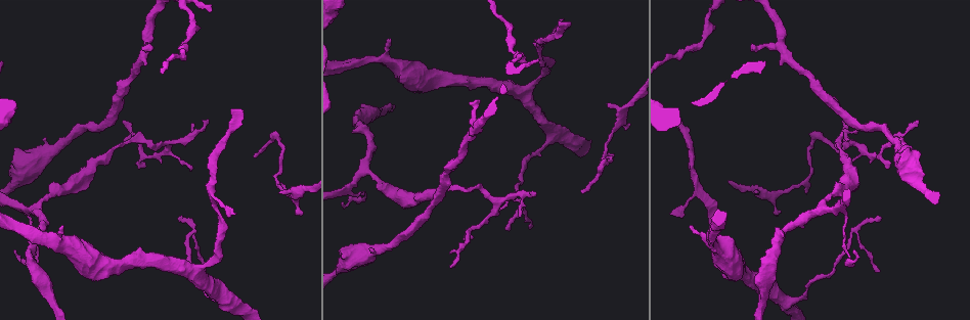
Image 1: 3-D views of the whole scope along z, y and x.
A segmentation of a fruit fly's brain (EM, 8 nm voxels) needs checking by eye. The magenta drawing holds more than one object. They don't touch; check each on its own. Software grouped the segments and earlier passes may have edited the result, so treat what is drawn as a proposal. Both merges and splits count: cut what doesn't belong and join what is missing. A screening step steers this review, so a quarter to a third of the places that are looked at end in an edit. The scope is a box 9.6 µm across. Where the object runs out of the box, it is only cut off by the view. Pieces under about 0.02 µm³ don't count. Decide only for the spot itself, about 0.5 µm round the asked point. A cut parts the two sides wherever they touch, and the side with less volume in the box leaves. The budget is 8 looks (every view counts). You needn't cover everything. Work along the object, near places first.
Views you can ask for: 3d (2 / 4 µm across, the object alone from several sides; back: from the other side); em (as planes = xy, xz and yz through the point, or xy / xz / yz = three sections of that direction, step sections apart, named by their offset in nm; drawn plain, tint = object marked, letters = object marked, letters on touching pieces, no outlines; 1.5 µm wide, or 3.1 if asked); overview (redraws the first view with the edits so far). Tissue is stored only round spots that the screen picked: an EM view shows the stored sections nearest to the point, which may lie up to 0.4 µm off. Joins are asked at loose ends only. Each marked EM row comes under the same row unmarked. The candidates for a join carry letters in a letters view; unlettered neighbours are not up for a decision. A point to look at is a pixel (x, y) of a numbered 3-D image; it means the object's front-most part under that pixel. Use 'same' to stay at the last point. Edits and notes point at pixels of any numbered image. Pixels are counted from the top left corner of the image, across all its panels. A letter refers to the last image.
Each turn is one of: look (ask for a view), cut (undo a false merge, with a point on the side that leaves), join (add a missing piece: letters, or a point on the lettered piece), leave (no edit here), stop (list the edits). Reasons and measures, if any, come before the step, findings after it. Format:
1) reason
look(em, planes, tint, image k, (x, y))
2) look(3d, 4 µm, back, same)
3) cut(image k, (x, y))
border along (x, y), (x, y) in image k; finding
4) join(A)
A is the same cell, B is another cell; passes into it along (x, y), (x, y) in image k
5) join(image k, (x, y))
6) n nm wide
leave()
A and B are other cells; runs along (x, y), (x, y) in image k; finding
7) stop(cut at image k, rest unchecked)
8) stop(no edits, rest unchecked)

free end
look(3d, 2 µm, image 1, (241, 109))

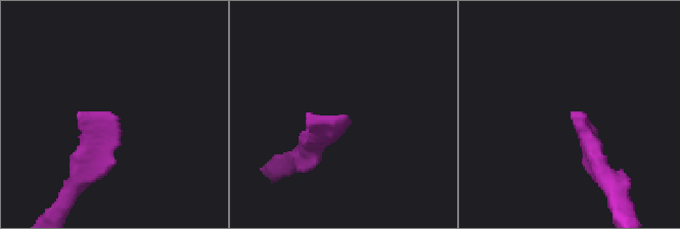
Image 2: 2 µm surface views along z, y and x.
shape alone is not enough
look(em, planes, letters, image 2, (118, 117))

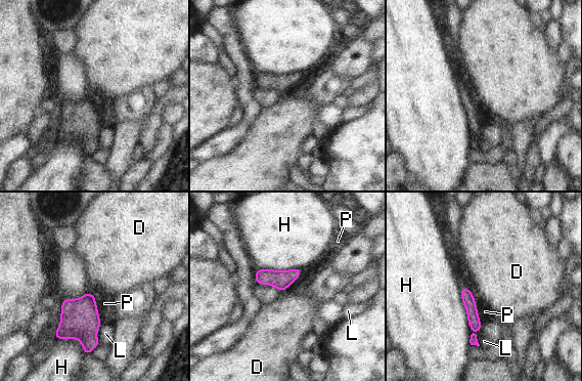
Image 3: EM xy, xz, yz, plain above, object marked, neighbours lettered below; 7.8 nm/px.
leave()
D, H, L and P are other cells; runs along (462, 290), (473, 314), (475, 342) in image 3; none of them fits

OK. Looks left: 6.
branch stops here
look(em, xy, step 8, letters, image 1, (582, 193))

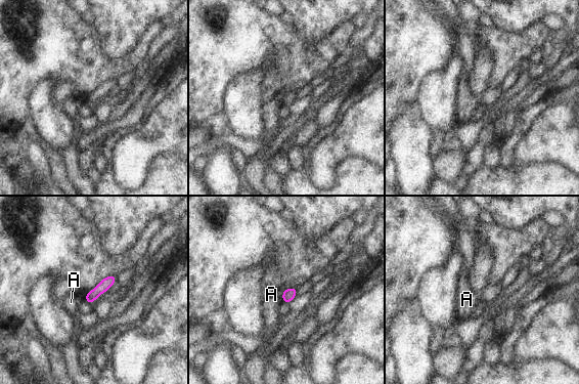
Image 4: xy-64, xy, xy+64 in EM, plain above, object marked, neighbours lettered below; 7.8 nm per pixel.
another direction
look(em, planes, letters, same)

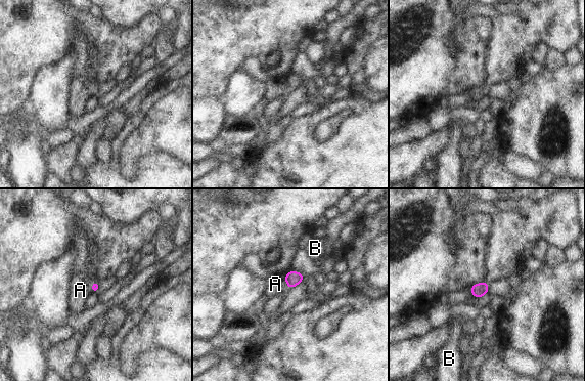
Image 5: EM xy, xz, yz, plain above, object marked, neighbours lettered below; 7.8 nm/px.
leave()
A and B are other cells; no lettered piece goes on from it

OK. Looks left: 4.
tapers out
look(em, xy, step 8, tint, image 1, (530, 193))

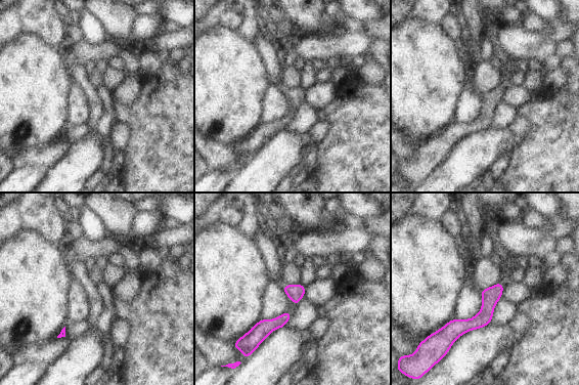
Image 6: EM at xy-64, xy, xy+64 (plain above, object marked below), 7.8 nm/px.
look(em, planes, tint, same)

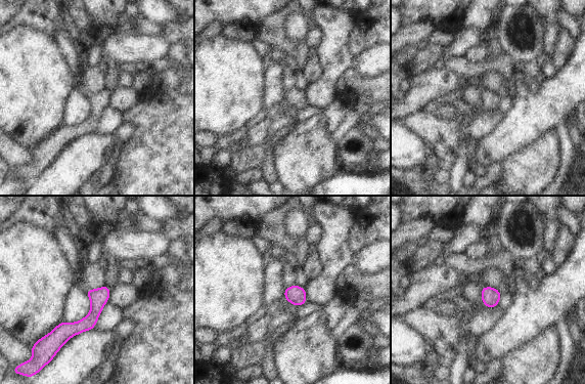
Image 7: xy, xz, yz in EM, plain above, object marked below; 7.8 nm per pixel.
look(em, planes, letters, same)

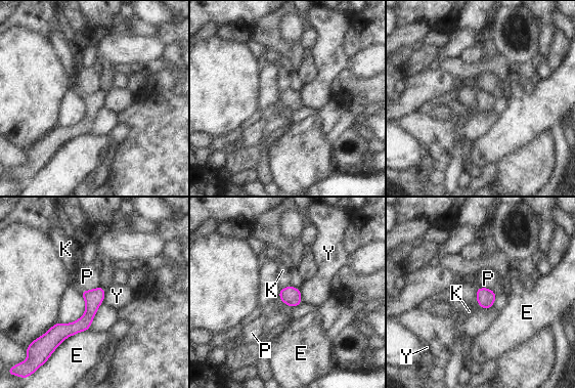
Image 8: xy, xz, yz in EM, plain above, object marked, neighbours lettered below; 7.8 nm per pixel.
leave()
E, K, P and Y are other cells; runs along (102, 291), (90, 313), (52, 347) in image 8; none of them fits

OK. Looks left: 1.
stop(no edits, rest unchecked)

